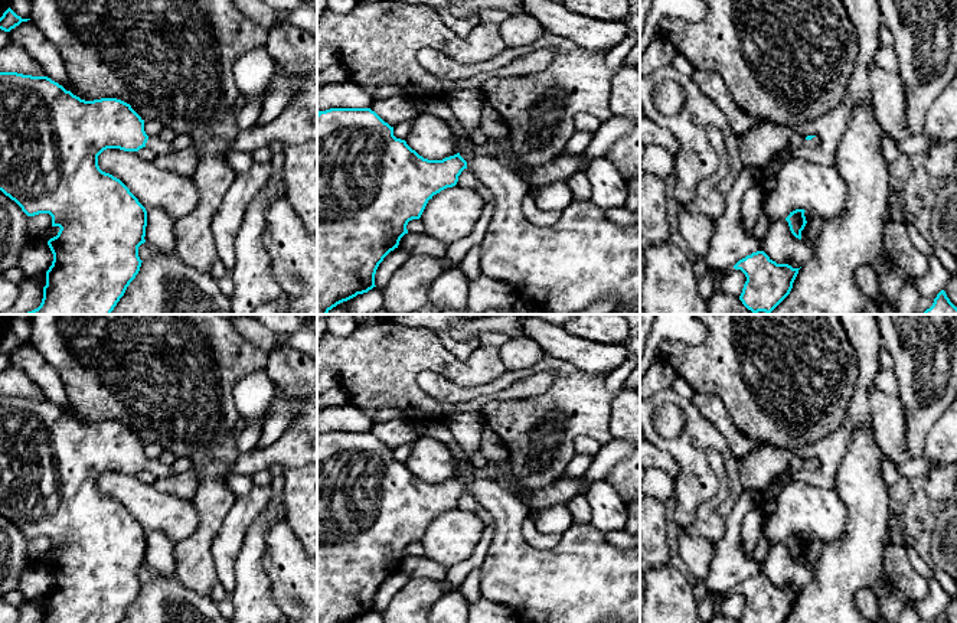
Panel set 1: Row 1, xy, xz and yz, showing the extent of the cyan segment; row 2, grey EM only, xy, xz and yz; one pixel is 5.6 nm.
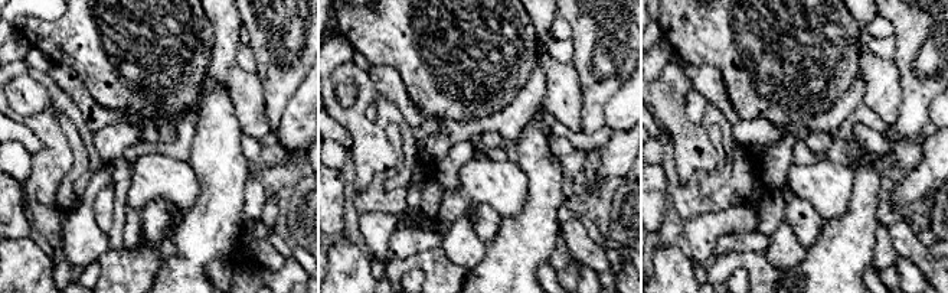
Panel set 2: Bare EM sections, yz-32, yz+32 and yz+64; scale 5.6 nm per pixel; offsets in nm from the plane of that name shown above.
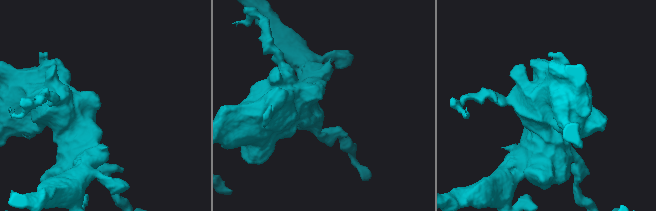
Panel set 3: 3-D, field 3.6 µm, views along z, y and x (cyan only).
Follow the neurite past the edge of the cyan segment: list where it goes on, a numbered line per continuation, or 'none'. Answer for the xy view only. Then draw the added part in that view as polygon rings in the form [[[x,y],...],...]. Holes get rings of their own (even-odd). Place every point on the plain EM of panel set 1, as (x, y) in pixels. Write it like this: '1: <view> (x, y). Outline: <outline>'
1: xy (156, 467). Outline: [[[159,459],[148,460],[146,470],[148,470],[153,477],[170,477],[177,473],[173,466],[166,466]]]

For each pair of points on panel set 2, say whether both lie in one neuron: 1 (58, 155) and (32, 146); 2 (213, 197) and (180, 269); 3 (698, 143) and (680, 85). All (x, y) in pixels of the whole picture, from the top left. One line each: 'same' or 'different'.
1: different
2: same
3: same

